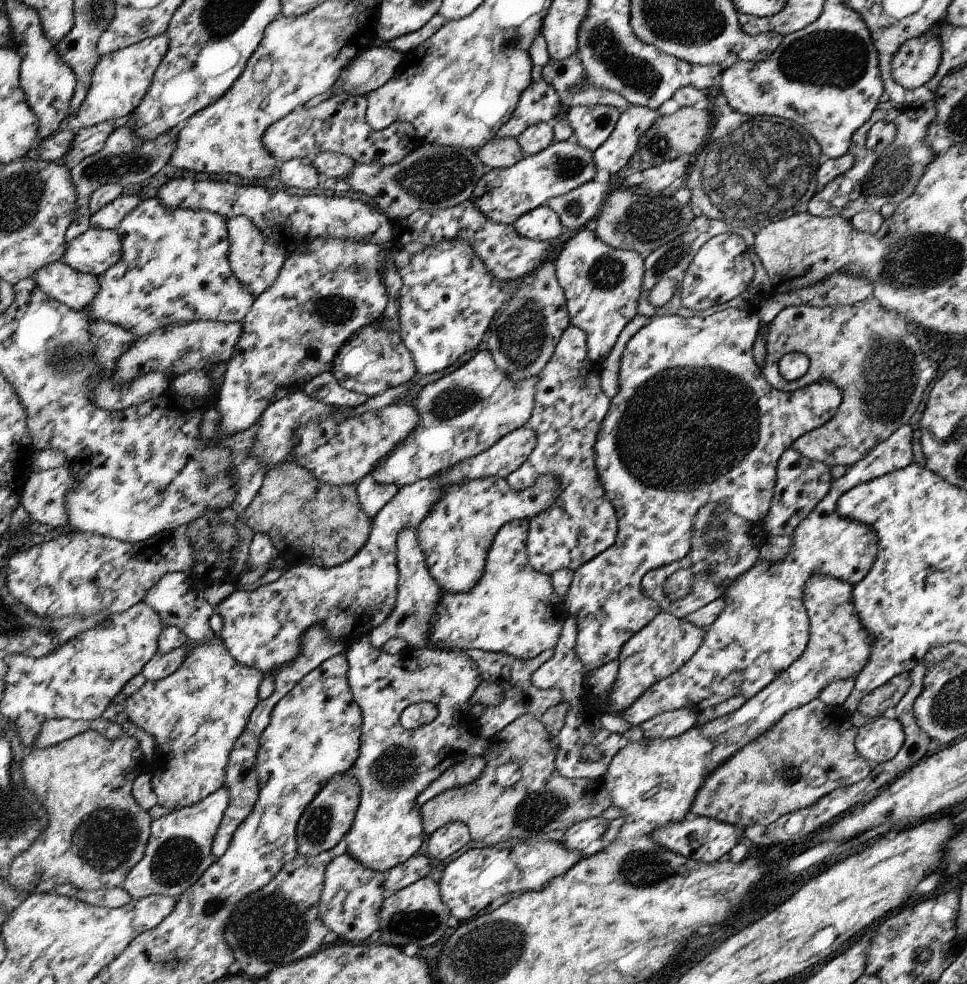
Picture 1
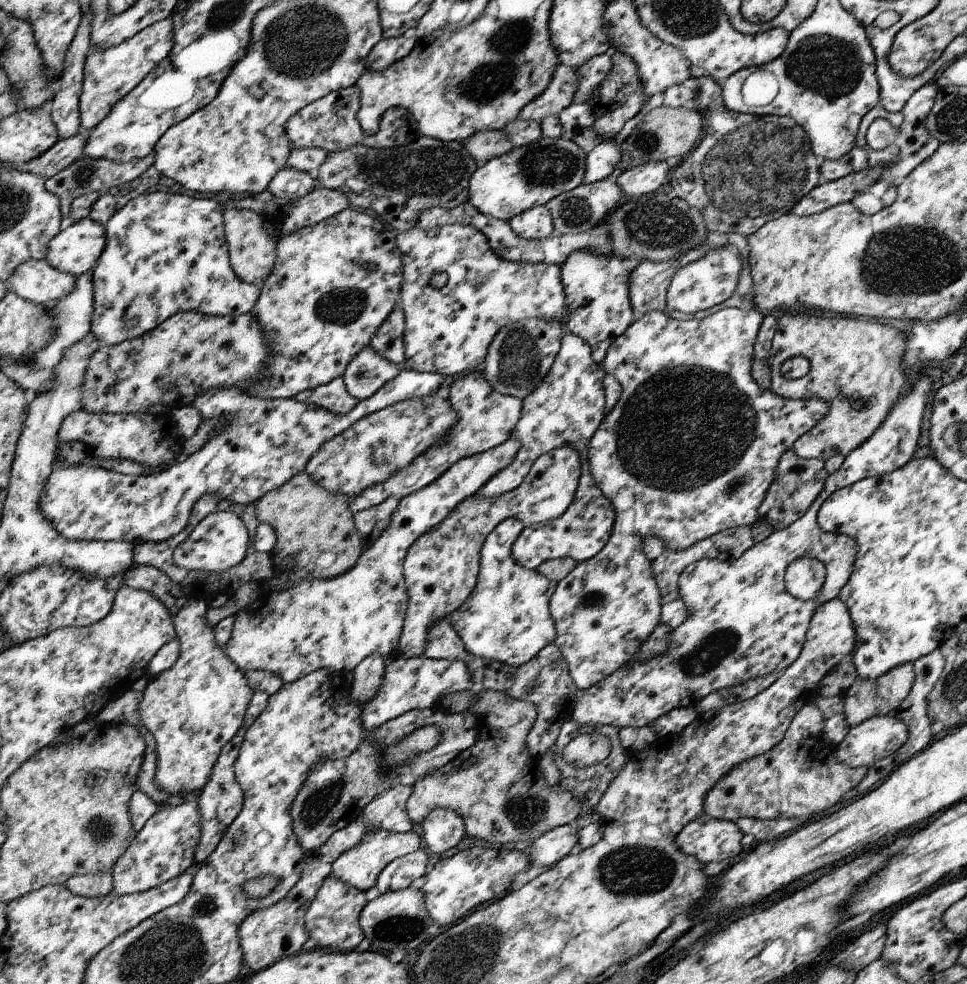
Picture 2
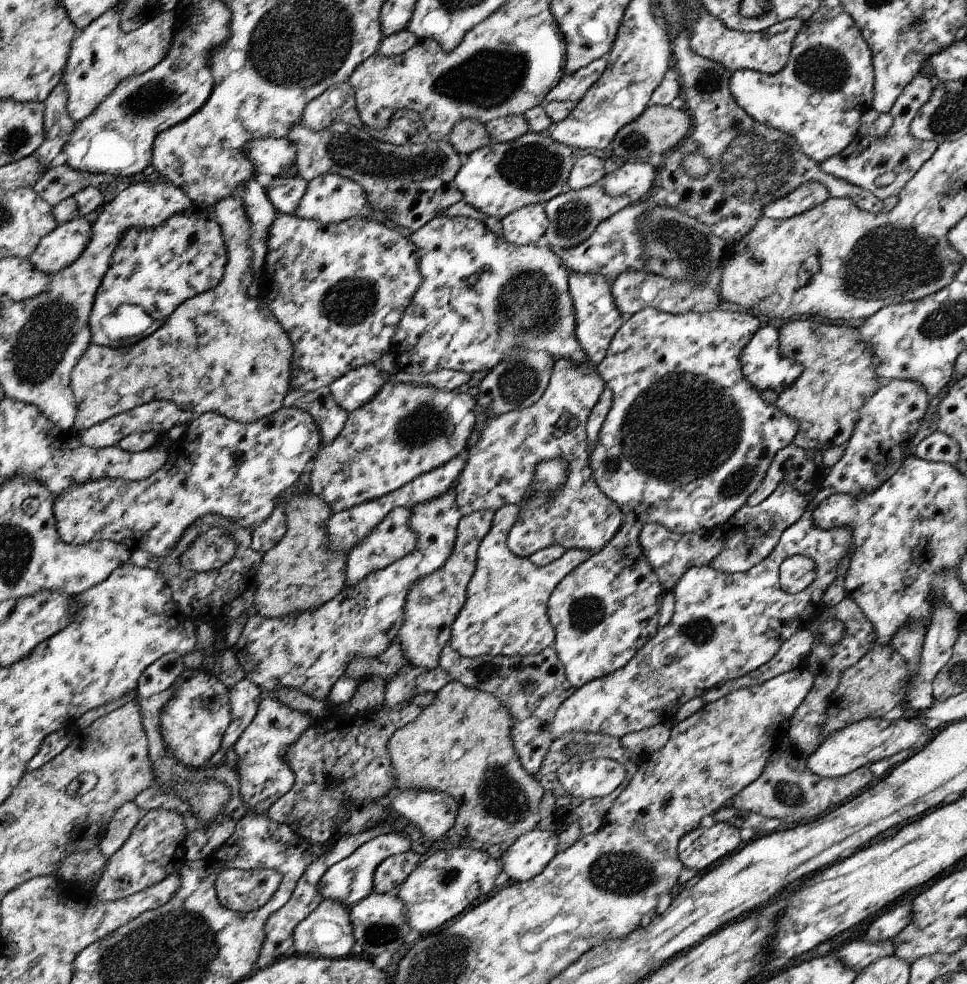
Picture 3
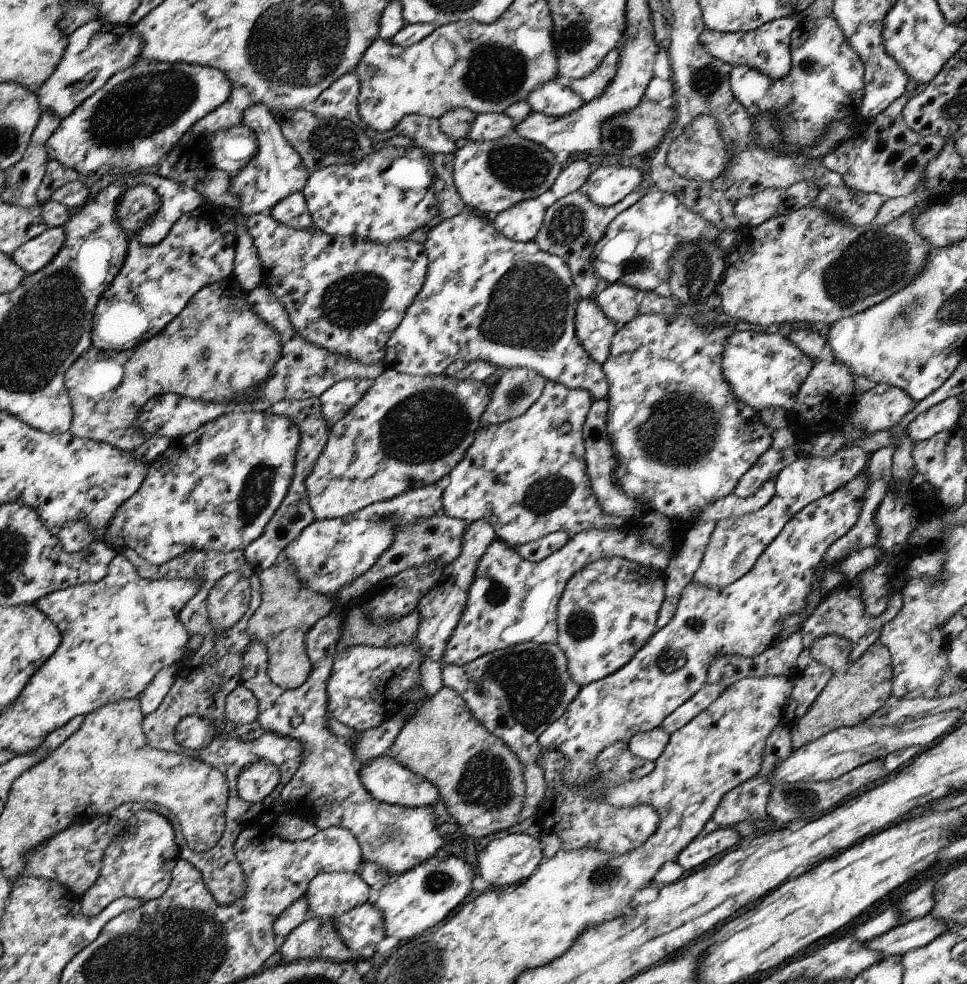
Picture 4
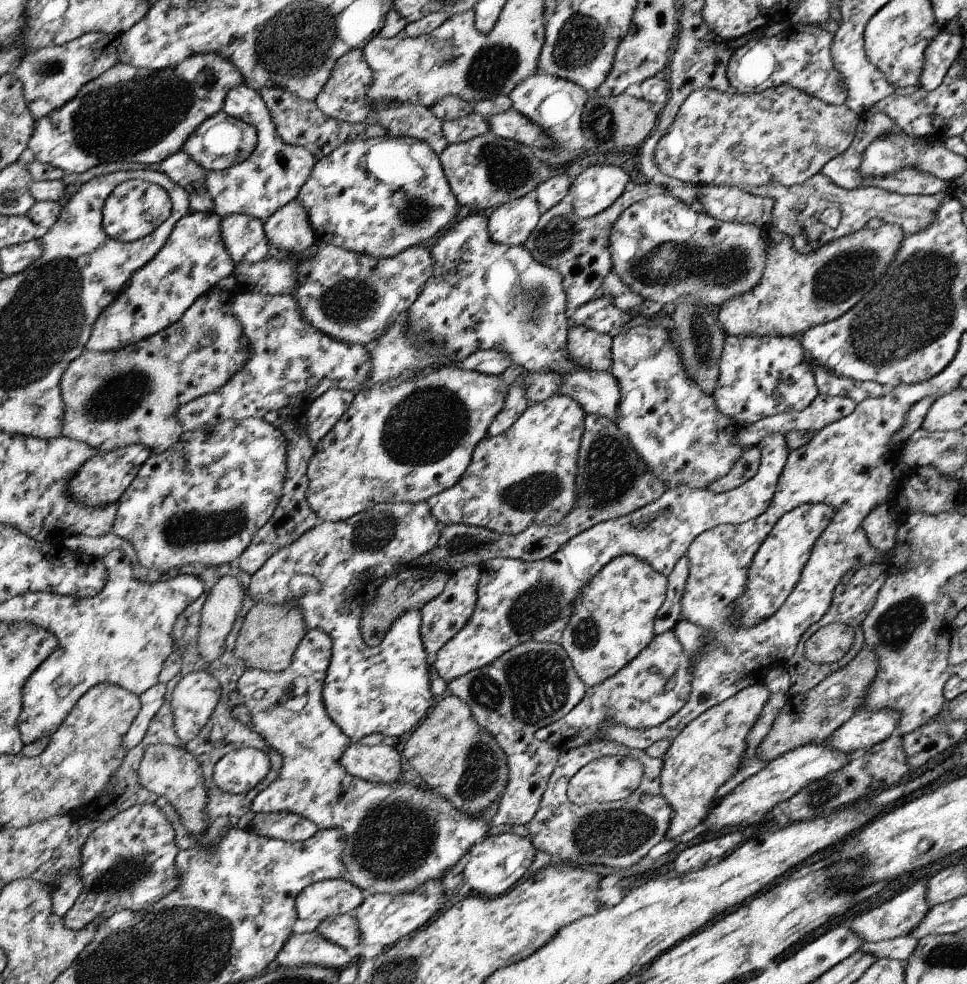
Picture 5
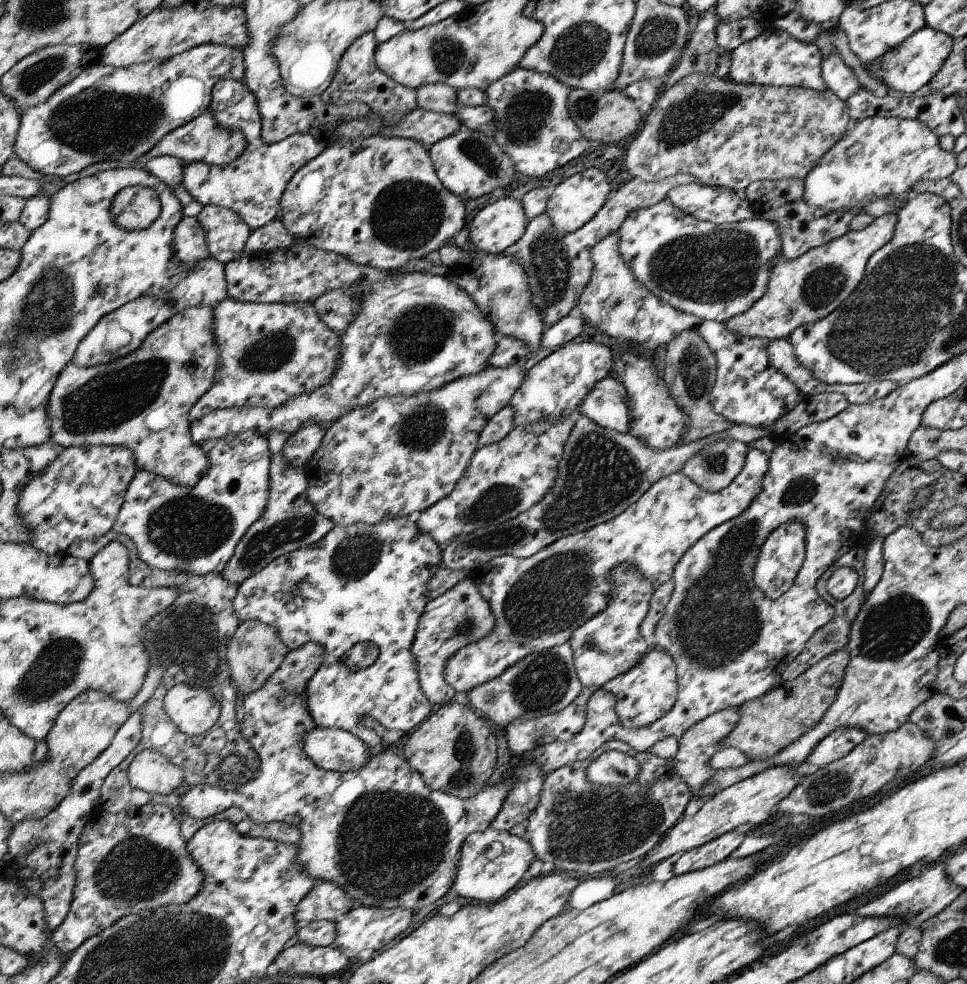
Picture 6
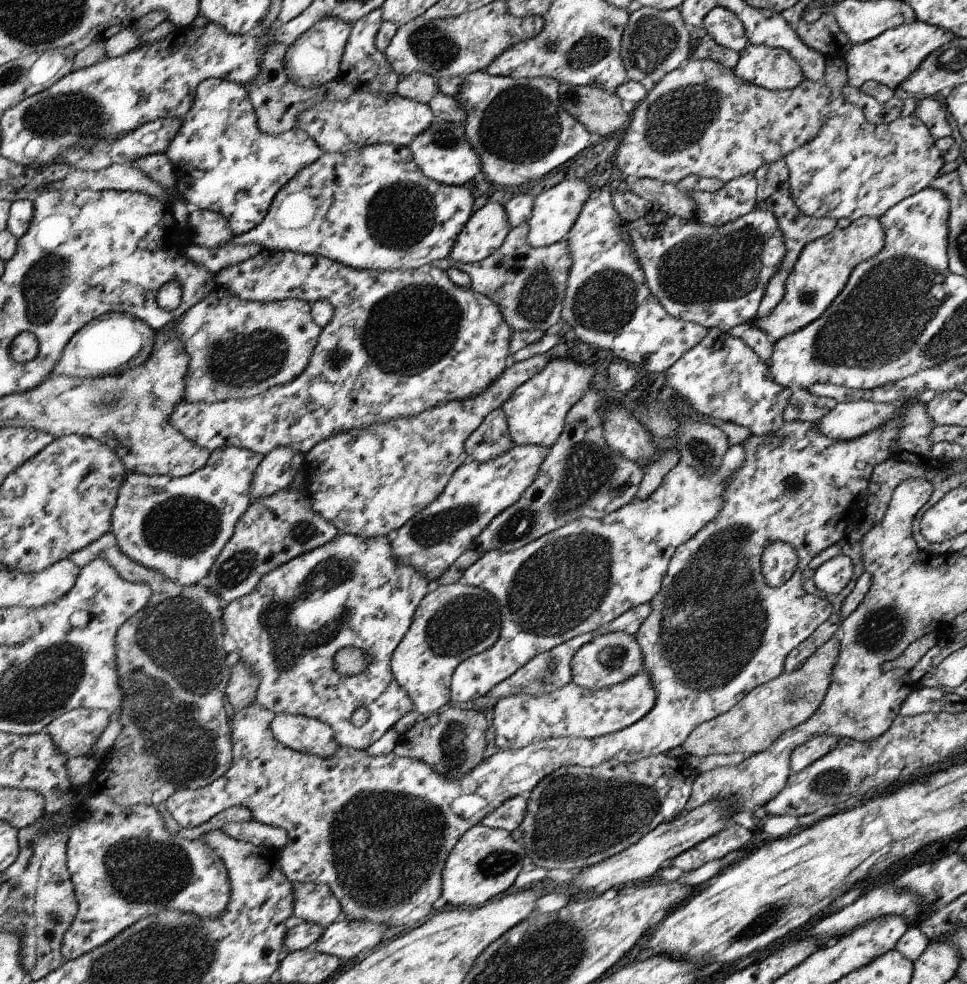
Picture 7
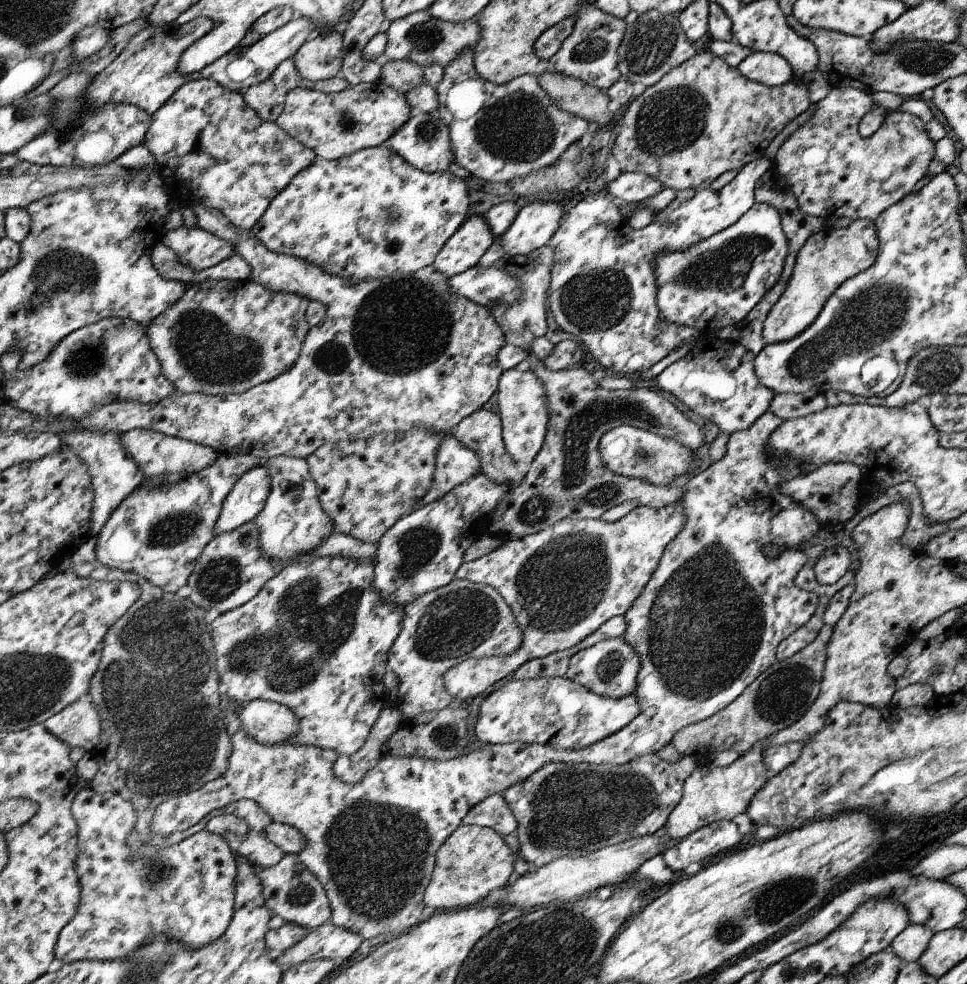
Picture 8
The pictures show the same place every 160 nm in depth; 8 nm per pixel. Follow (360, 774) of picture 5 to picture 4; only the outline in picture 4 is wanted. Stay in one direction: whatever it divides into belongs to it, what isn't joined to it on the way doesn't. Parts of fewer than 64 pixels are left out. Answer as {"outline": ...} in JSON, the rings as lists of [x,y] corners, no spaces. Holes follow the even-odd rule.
{"outline":[[[382,756],[364,767],[360,766],[361,780],[379,801],[406,808],[432,807],[442,798],[440,789],[427,778],[412,772],[392,757]]]}

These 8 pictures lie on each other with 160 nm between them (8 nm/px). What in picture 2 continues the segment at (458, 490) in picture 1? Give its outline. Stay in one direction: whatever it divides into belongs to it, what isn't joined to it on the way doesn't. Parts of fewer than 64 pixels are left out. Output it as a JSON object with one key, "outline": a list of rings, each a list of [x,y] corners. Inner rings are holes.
{"outline":[[[560,447],[557,450],[548,451],[536,460],[520,487],[493,497],[479,497],[478,492],[476,492],[450,511],[447,518],[437,527],[425,532],[418,538],[409,548],[408,557],[405,559],[404,564],[409,608],[404,622],[404,630],[401,632],[401,638],[397,646],[399,654],[404,658],[423,656],[426,643],[428,643],[431,624],[442,617],[449,616],[451,612],[460,608],[465,600],[469,598],[477,583],[484,541],[496,526],[512,517],[520,519],[526,527],[557,519],[563,512],[568,510],[573,502],[580,478],[581,457],[575,448]]]}

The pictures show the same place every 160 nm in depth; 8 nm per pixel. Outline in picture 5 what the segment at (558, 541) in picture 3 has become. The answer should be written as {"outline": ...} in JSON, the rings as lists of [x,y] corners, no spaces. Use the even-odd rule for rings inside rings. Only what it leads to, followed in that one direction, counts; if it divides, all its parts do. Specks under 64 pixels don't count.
{"outline":[[[554,393],[545,401],[529,405],[525,414],[498,436],[486,436],[477,444],[473,460],[453,487],[433,499],[434,516],[442,526],[467,524],[486,527],[503,535],[520,535],[533,525],[556,525],[577,506],[577,458],[587,412],[577,400]]]}

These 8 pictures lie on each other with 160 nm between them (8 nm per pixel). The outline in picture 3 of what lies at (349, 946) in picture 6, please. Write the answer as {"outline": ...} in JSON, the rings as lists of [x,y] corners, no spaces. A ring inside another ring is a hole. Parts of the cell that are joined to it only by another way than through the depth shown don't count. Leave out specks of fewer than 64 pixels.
{"outline":[[[458,848],[434,853],[410,872],[396,895],[404,904],[410,930],[419,931],[424,936],[457,919],[476,900],[485,899],[486,894],[494,890],[500,872],[502,865],[488,856],[485,849]]]}

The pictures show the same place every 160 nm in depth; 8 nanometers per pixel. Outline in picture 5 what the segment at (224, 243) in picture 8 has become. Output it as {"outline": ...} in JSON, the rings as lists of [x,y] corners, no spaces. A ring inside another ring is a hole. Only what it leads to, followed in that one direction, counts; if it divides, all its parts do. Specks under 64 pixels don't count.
{"outline":[[[385,135],[384,137],[375,137],[361,141],[346,141],[342,143],[336,150],[332,151],[327,157],[318,160],[311,172],[310,180],[307,181],[297,199],[302,203],[309,216],[309,221],[314,229],[316,243],[325,242],[343,246],[357,253],[366,253],[367,255],[376,257],[393,257],[405,251],[414,245],[422,245],[428,242],[430,238],[434,238],[434,234],[438,234],[442,228],[446,228],[458,214],[458,199],[454,198],[454,193],[449,184],[449,179],[445,175],[441,159],[434,152],[434,149],[427,141],[413,139],[412,137],[393,137]]]}

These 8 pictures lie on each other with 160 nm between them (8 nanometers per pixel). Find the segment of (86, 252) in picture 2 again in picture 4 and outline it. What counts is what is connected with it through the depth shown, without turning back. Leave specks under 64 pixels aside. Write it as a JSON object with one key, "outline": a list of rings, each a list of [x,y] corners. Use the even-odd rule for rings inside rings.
{"outline":[[[67,226],[52,227],[37,239],[31,240],[12,256],[30,274],[36,274],[52,264],[69,240]]]}

